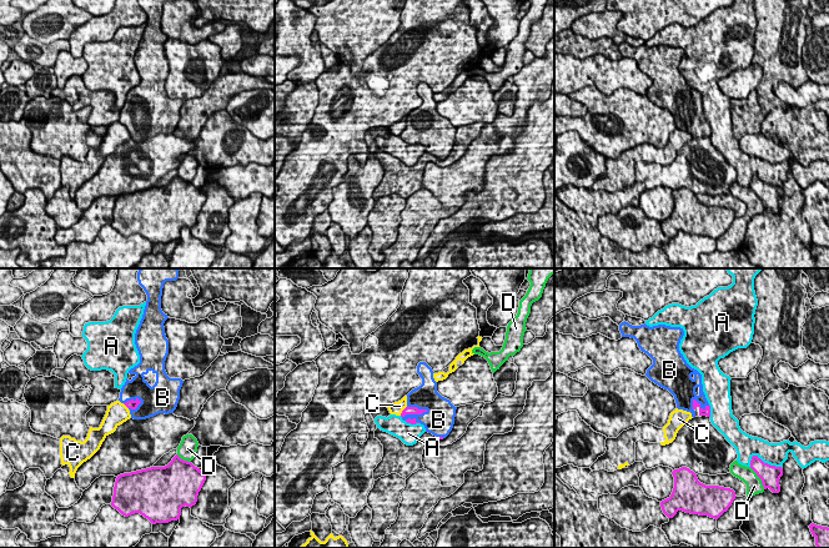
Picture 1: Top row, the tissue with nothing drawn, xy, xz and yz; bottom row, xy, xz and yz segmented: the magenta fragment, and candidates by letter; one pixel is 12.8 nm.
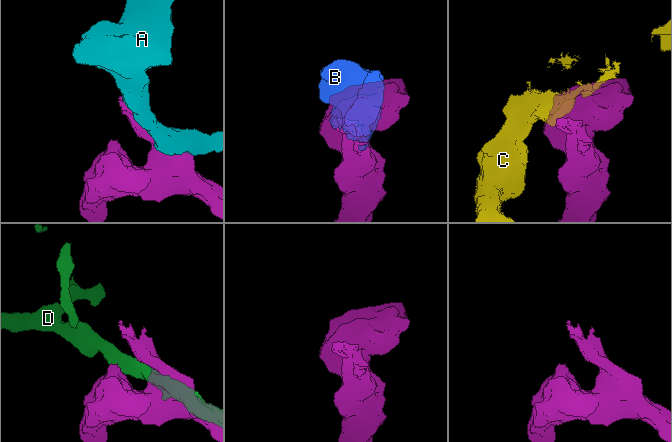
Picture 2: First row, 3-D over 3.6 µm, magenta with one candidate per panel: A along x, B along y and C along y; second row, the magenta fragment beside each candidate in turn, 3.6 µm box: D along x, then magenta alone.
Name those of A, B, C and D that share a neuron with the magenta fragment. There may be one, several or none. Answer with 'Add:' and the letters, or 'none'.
Add: B

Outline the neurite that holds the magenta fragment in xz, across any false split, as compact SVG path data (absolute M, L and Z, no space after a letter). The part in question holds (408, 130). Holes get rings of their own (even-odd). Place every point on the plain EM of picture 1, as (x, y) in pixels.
M426 82L418 84L417 94L422 105L407 115L407 127L401 137L407 144L423 145L426 152L443 160L453 149L457 127L437 112L434 92Z

